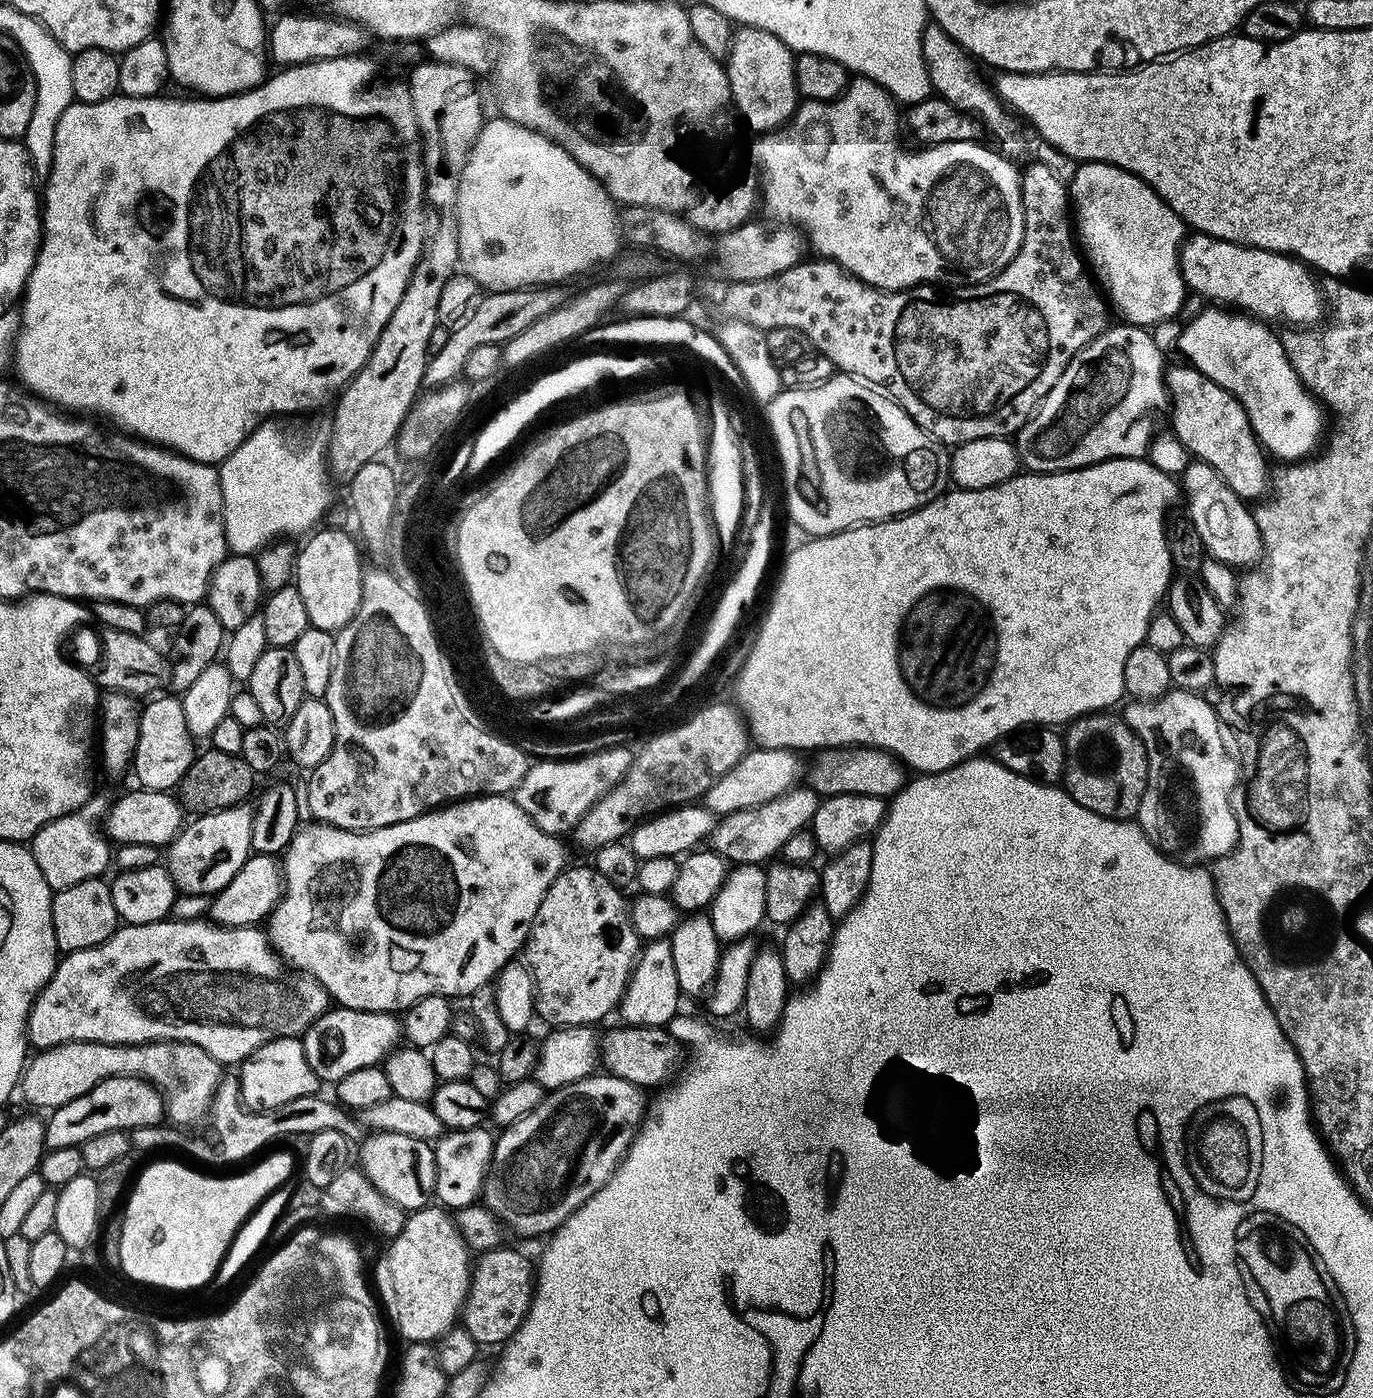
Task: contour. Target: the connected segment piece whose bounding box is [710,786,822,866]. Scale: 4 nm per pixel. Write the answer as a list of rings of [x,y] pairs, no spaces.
[[[793,786],[778,798],[770,798],[753,808],[721,816],[715,821],[712,830],[711,851],[724,857],[732,866],[737,864],[763,865],[783,853],[786,842],[790,839],[790,834],[798,834],[798,830],[811,825],[821,801],[821,797],[816,795],[813,788]]]

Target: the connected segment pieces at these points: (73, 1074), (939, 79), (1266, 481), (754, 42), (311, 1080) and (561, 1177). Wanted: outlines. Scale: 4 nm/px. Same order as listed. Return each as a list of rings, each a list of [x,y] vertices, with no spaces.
[[[79,1040],[37,1051],[27,1061],[18,1088],[21,1093],[24,1091],[25,1098],[34,1107],[51,1110],[62,1107],[66,1102],[74,1102],[74,1098],[94,1090],[98,1082],[115,1076],[136,1076],[139,1080],[147,1080],[163,1096],[169,1121],[172,1119],[176,1124],[196,1124],[203,1116],[205,1119],[209,1115],[212,1099],[216,1096],[216,1088],[222,1077],[222,1065],[213,1056],[206,1054],[204,1048],[189,1044],[186,1040],[152,1040],[149,1044],[99,1044]]]
[[[934,22],[924,25],[922,34],[922,54],[930,74],[932,90],[940,99],[950,102],[959,112],[966,112],[970,116],[976,117],[980,121],[983,131],[993,136],[995,147],[1003,152],[1009,160],[1019,161],[1019,156],[1024,156],[1028,152],[1028,136],[1020,129],[1016,122],[1017,117],[1006,107],[1003,100],[996,95],[995,87],[991,83],[984,81],[984,76],[979,72],[977,61],[968,55],[968,51],[942,26]]]
[[[1179,362],[1167,369],[1166,383],[1170,397],[1170,420],[1172,416],[1171,431],[1180,440],[1182,446],[1188,452],[1189,457],[1197,461],[1209,464],[1221,478],[1228,484],[1230,490],[1245,502],[1259,501],[1260,495],[1267,493],[1270,488],[1270,472],[1264,469],[1265,457],[1262,449],[1252,431],[1248,414],[1244,411],[1244,405],[1237,400],[1231,392],[1227,392],[1218,382],[1214,382],[1206,374],[1202,374],[1198,369],[1189,366],[1187,363]]]
[[[749,24],[737,27],[733,31],[732,45],[726,57],[726,71],[732,104],[740,111],[741,118],[753,128],[753,133],[775,132],[777,128],[784,127],[792,119],[801,99],[800,91],[796,89],[796,56],[792,48],[786,46],[782,38],[778,38],[778,34]]]
[[[283,1036],[258,1046],[258,1050],[240,1061],[238,1079],[240,1097],[244,1107],[250,1112],[269,1112],[271,1108],[294,1102],[294,1098],[317,1095],[322,1088],[321,1080],[316,1077],[310,1062],[306,1060],[303,1039],[295,1036]]]
[[[593,1074],[578,1082],[570,1082],[561,1088],[551,1089],[545,1095],[544,1100],[538,1102],[538,1106],[534,1106],[534,1110],[530,1110],[530,1114],[526,1114],[526,1118],[518,1118],[518,1122],[503,1129],[499,1133],[500,1136],[495,1137],[492,1146],[492,1167],[488,1169],[488,1179],[482,1193],[483,1207],[488,1208],[504,1224],[505,1229],[512,1231],[513,1228],[520,1236],[541,1236],[544,1238],[555,1232],[562,1222],[566,1222],[566,1218],[570,1218],[570,1214],[574,1214],[574,1210],[578,1210],[578,1206],[582,1206],[602,1188],[614,1174],[614,1170],[620,1165],[629,1148],[633,1147],[635,1140],[632,1139],[635,1138],[636,1131],[640,1128],[640,1119],[644,1116],[643,1094],[645,1093],[640,1086],[609,1074]]]

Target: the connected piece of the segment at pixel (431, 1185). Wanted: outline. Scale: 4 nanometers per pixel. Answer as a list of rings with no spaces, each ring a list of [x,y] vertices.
[[[374,1132],[367,1136],[360,1144],[358,1164],[371,1184],[404,1211],[427,1207],[436,1191],[437,1164],[433,1145],[427,1140],[409,1138],[406,1134]]]

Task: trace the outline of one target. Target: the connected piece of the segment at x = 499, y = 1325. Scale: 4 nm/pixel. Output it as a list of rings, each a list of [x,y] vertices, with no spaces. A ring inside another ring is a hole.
[[[501,1246],[483,1251],[475,1257],[472,1285],[464,1299],[462,1326],[477,1342],[500,1340],[507,1342],[526,1318],[536,1282],[533,1261],[528,1261],[516,1248]]]

